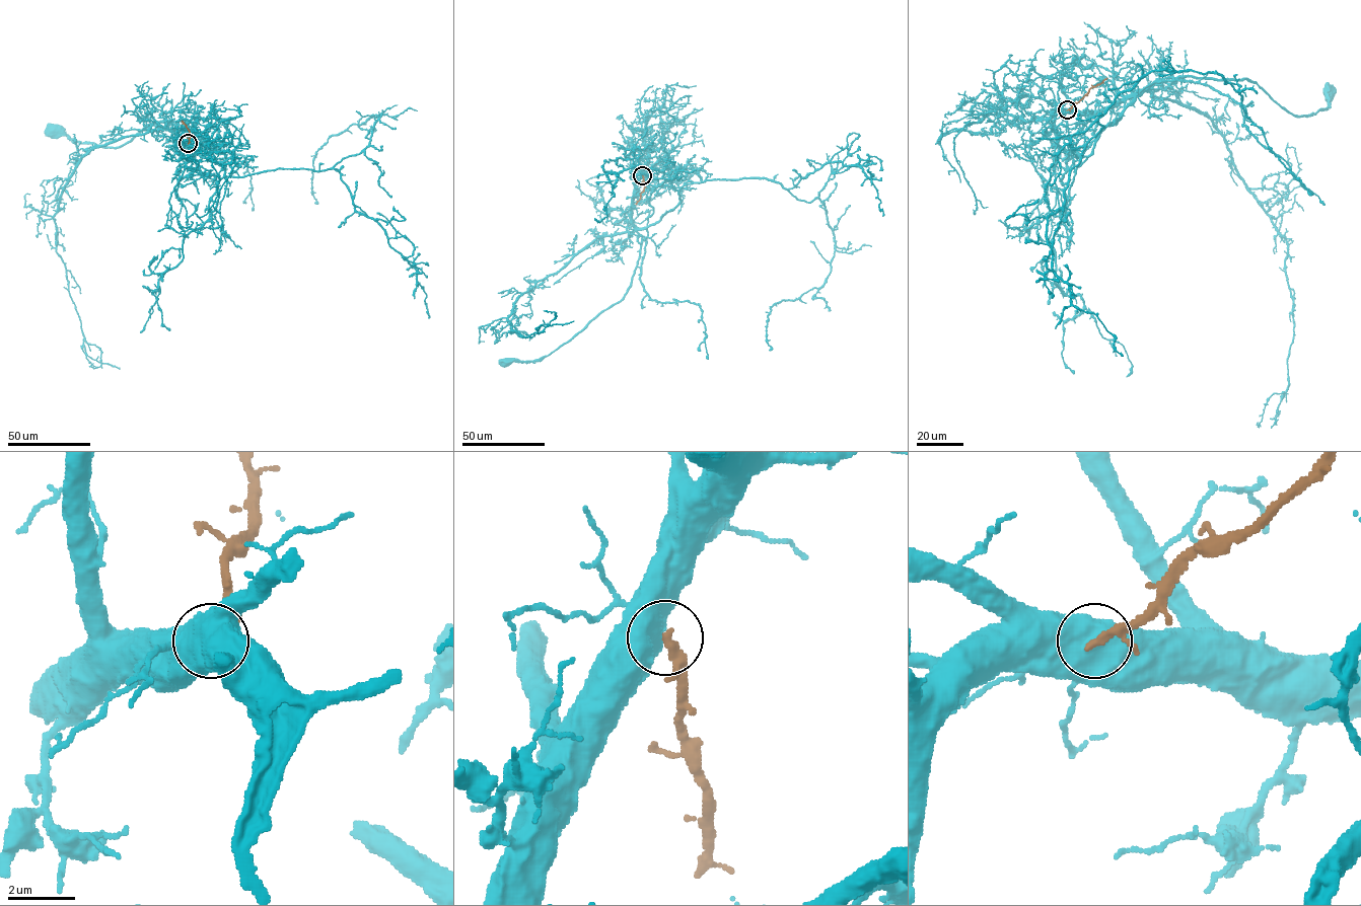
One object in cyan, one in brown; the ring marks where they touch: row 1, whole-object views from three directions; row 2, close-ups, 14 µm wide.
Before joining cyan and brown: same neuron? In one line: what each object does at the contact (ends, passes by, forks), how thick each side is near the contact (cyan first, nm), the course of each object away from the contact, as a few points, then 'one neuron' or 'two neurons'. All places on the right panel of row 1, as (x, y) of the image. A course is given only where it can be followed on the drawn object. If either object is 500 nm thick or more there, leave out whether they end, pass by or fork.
calibres 950 and 190 nm; course cyan (1067, 109), (1106, 109), (1151, 84), (1179, 76), (1251, 80), (1281, 107), (1300, 116), (1326, 109), (1329, 92); course brown (1067, 109), (1107, 78); two neurons

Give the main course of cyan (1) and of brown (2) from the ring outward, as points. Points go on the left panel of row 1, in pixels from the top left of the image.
1: (188, 143), (181, 144), (177, 137), (185, 120), (148, 124), (114, 147), (73, 142), (50, 131)
2: (188, 143), (190, 133), (182, 121)

